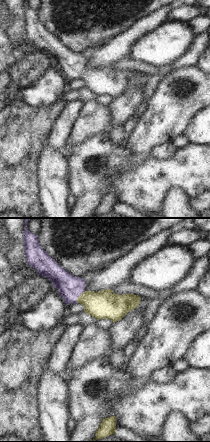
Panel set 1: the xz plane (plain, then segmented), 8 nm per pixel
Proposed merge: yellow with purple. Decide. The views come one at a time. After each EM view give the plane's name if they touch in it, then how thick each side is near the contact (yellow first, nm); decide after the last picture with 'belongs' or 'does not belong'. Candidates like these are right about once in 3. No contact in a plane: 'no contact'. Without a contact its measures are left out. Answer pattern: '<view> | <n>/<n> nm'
xz | 240/200 nm

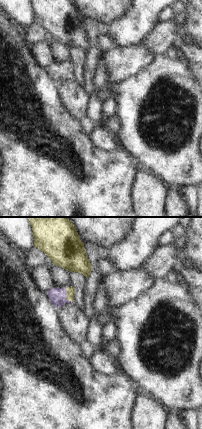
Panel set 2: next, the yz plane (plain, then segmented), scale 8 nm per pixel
yz | 60/140 nm

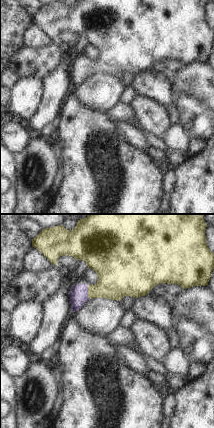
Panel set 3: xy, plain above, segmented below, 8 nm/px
xy | 300/140 nm

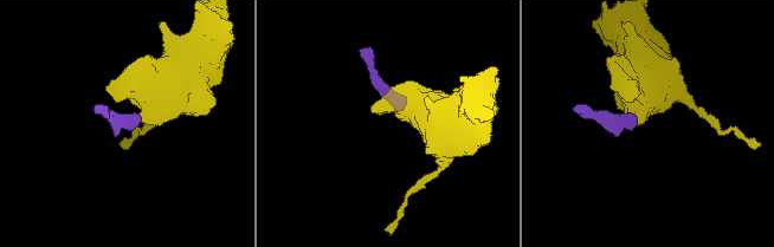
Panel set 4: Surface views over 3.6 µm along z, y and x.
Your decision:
belongs

